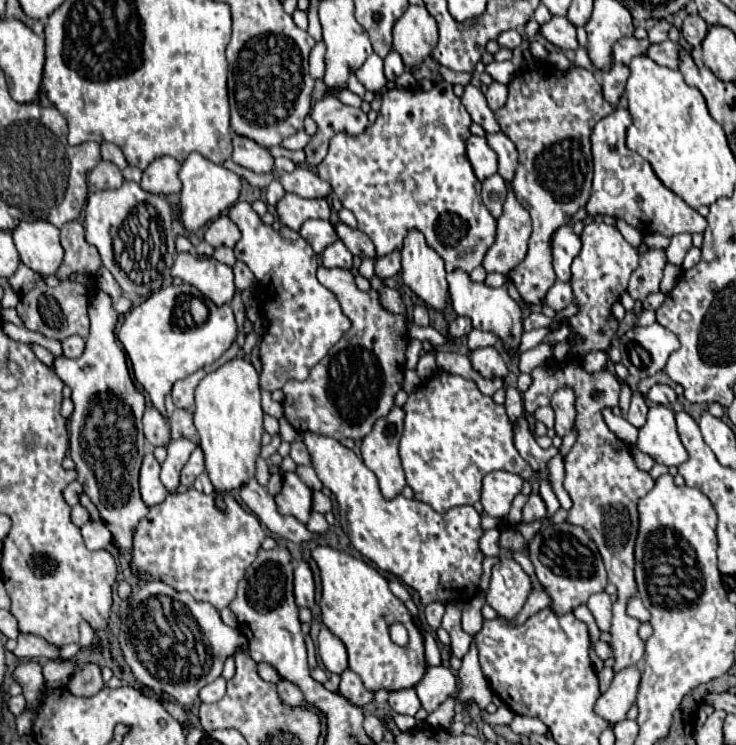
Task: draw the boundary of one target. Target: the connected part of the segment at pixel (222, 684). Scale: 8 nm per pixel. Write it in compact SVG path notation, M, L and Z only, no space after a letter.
M218 677L214 683L200 689L200 701L202 703L214 703L214 701L224 697L224 691L226 691L226 681L222 677Z

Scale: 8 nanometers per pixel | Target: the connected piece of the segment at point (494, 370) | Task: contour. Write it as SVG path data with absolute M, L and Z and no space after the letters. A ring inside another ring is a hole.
M494 347L474 349L474 353L470 355L470 361L472 361L472 367L484 379L494 379L494 377L504 379L508 375L508 367L506 367L504 359L500 357L500 353Z

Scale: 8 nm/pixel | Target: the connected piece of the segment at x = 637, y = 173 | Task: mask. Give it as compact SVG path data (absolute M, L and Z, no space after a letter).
M618 107L594 125L594 183L586 203L588 215L612 215L616 219L624 219L628 225L646 235L660 233L664 237L674 237L678 233L702 233L706 229L706 219L698 215L696 209L686 205L676 193L666 189L646 159L626 147L626 129L630 125L630 113Z

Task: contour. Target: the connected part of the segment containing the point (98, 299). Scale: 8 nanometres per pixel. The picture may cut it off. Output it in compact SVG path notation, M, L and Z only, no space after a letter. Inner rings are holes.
M96 291L90 303L90 335L86 349L78 359L64 355L54 357L52 369L72 389L74 413L70 415L70 457L76 463L78 481L84 481L84 493L100 511L100 519L108 525L114 545L120 551L132 551L132 533L136 523L148 513L140 497L140 465L144 457L142 413L144 395L136 391L126 355L114 337L116 311L104 291Z

